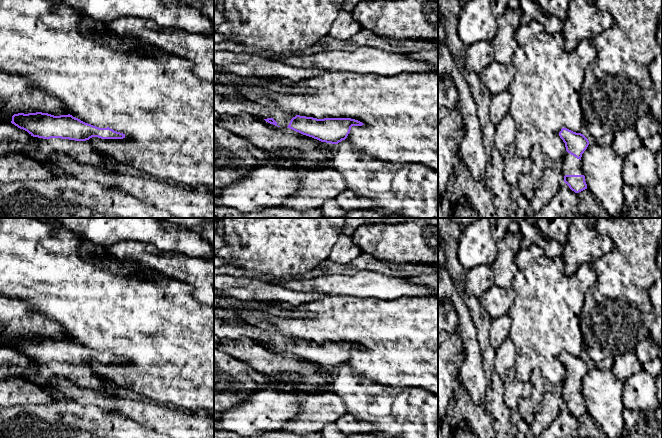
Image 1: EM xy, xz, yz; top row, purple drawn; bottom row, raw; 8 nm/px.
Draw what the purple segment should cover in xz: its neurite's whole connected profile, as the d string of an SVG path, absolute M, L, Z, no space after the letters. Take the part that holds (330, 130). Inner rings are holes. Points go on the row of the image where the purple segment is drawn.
M296 115L287 128L321 142L338 144L347 138L352 126L362 125L364 125L362 122L351 118L317 119Z

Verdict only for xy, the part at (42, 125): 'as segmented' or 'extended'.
as segmented

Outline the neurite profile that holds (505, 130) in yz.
M509 113L495 124L495 149L502 157L505 157L510 148L514 146L516 132L515 122Z

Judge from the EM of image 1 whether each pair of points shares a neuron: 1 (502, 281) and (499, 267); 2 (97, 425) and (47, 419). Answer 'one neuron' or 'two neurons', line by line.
1: one neuron
2: one neuron

